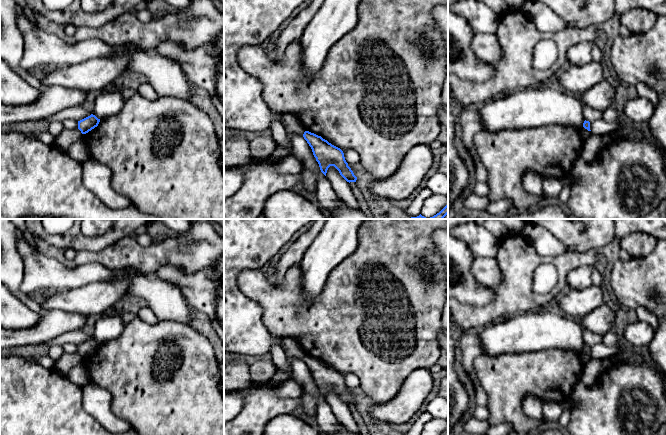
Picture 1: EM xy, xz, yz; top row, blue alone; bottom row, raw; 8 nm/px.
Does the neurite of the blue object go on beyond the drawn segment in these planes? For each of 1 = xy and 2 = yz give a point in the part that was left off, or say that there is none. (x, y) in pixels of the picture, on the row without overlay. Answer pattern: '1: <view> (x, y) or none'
1: none
2: none

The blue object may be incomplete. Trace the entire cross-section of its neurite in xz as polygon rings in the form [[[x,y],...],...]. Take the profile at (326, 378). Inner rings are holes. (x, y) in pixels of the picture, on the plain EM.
[[[305,355],[303,361],[311,371],[320,394],[325,400],[328,392],[334,390],[347,406],[356,406],[357,401],[348,390],[344,377],[340,372],[332,369],[321,360],[309,355]]]

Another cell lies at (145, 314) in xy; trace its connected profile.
[[[149,307],[141,308],[136,316],[150,325],[154,325],[160,321]]]

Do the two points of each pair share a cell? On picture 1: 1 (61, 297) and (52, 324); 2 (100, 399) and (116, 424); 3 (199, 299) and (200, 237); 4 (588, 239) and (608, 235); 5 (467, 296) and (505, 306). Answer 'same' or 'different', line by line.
1: different
2: same
3: different
4: same
5: different

